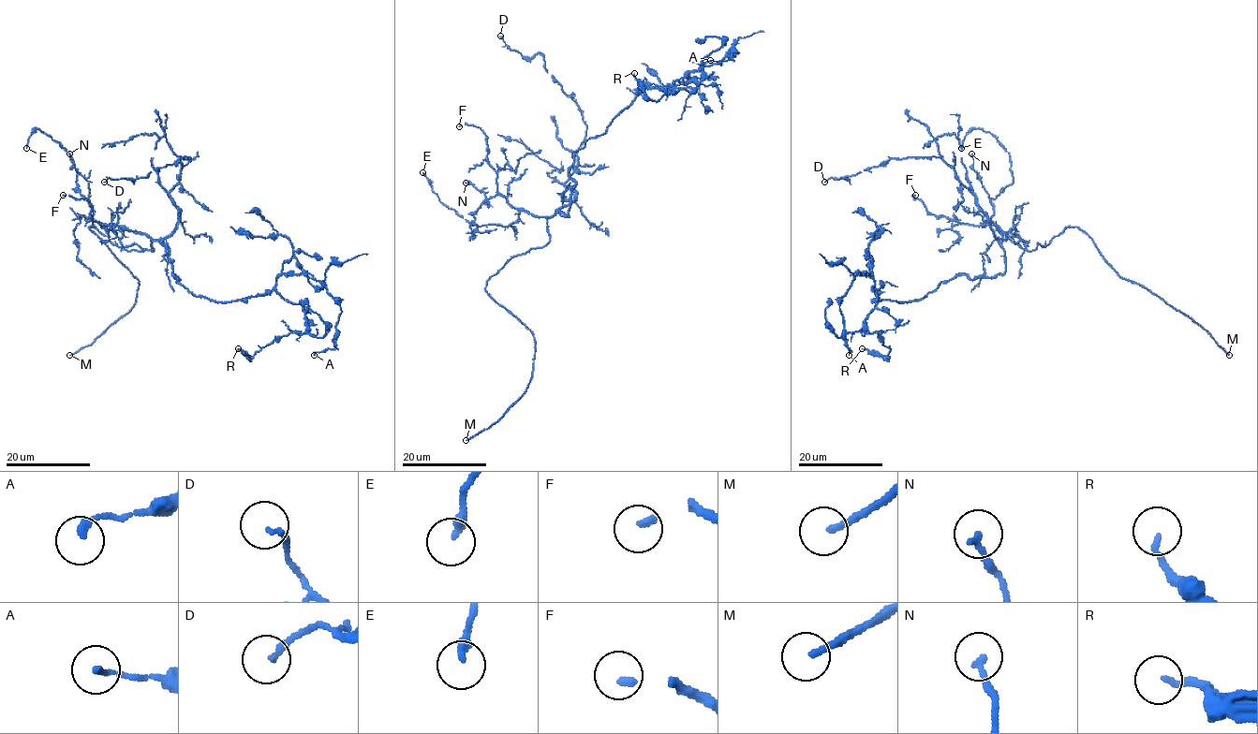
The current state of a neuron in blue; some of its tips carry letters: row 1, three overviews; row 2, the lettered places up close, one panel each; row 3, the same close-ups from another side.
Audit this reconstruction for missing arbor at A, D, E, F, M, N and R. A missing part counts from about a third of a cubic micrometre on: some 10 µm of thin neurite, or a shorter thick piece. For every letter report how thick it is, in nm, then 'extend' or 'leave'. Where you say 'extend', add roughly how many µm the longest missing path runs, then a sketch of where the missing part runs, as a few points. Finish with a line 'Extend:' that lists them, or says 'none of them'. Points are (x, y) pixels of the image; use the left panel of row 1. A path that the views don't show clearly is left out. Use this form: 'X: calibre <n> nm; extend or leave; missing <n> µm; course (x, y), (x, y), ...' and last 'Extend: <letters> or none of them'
A: calibre 200 nm; leave
D: calibre 150 nm; leave
E: calibre 280 nm; leave
F: calibre 180 nm; extend; missing 20 µm; course (63, 195), (50, 195), (42, 186), (27, 144)
M: calibre 200 nm; extend; missing 25 µm
N: calibre 200 nm; leave
R: calibre 160 nm; leave
Extend: F, M

